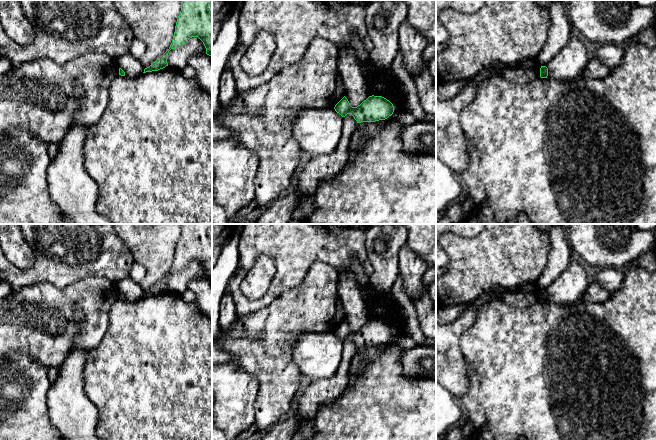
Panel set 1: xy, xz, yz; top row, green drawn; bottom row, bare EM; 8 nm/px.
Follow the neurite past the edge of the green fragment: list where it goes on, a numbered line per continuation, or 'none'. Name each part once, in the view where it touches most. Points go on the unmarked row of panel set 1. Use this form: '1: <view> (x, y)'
none

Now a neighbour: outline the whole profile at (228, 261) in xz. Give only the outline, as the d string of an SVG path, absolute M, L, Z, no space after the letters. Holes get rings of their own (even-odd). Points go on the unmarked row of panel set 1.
M234 231L223 245L221 254L212 268L212 338L221 335L219 325L219 304L230 278L236 272L239 265L240 234Z

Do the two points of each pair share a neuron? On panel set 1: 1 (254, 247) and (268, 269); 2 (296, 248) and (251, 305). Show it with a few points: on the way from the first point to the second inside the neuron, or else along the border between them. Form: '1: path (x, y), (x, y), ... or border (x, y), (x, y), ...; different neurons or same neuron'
1: border (276, 268), (269, 256), (260, 254), (244, 273); different neurons
2: path (292, 264), (290, 273), (267, 298); same neuron

